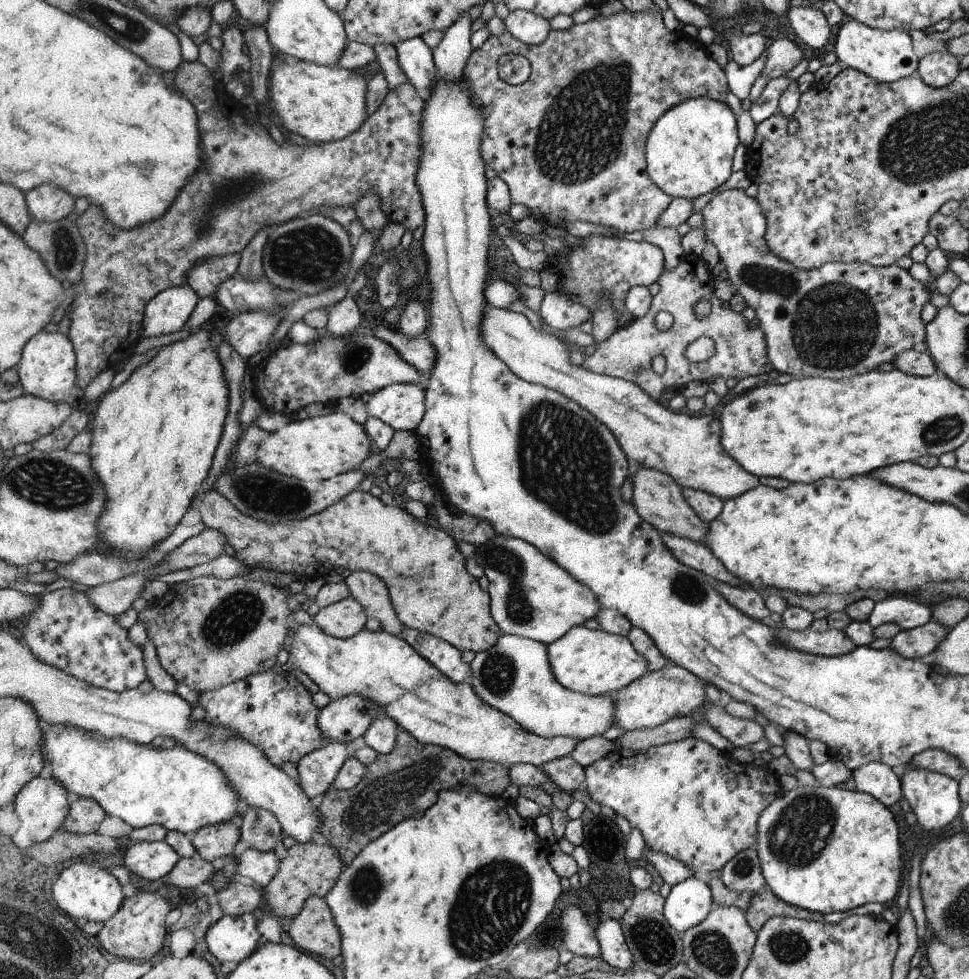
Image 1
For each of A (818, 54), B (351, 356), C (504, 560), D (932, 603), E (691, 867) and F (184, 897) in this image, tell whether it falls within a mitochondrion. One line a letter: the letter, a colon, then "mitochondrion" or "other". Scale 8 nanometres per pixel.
A: other
B: mitochondrion
C: mitochondrion
D: other
E: other
F: other

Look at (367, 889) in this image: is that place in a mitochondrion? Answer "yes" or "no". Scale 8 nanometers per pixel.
yes

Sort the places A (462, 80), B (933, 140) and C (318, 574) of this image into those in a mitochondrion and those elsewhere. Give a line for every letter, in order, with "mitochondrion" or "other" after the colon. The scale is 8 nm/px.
A: other
B: mitochondrion
C: other

